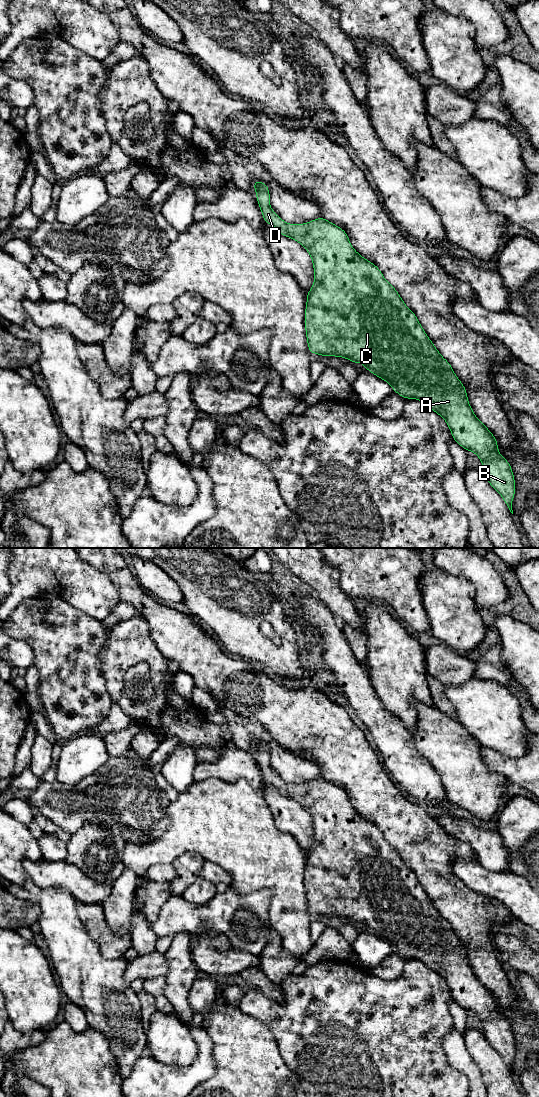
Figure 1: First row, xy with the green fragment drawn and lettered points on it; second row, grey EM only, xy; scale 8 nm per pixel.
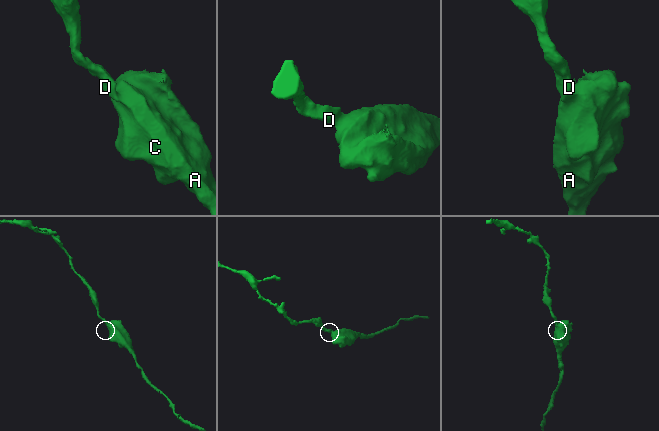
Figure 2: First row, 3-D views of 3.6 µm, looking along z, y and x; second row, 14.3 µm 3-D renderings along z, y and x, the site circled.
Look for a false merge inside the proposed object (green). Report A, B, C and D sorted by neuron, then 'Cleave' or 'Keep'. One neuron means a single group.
Groups: A B C D. Keep

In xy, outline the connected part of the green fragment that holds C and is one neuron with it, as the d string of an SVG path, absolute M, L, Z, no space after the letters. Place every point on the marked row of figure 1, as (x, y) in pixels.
M255 179L253 188L256 191L257 203L260 207L264 222L274 226L281 235L294 239L295 241L300 243L311 256L314 269L314 283L311 286L310 291L306 294L307 301L304 318L309 353L316 353L320 356L327 357L342 357L348 359L353 363L361 363L365 366L366 370L376 375L378 378L384 380L385 382L389 383L393 391L399 394L401 397L405 399L417 399L421 401L423 404L425 404L429 409L436 412L448 424L453 440L456 441L466 451L471 451L479 457L483 467L483 475L485 476L488 483L501 495L502 499L508 506L510 512L513 514L512 502L515 496L515 478L510 463L498 451L498 442L494 435L474 414L468 401L466 388L456 376L455 372L452 369L452 366L445 358L442 357L440 352L436 349L433 342L425 333L415 313L406 306L397 290L384 278L382 272L374 263L368 261L367 259L362 257L358 252L355 251L355 249L352 247L350 243L350 240L345 230L326 220L322 216L310 222L306 222L299 225L287 223L283 221L279 217L279 215L275 213L273 209L270 207L270 191L266 183L260 182L257 179Z

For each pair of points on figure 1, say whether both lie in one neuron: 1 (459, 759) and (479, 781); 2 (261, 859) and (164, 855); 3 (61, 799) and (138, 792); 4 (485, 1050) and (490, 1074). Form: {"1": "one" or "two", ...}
{"1": "one", "2": "one", "3": "one", "4": "one"}

